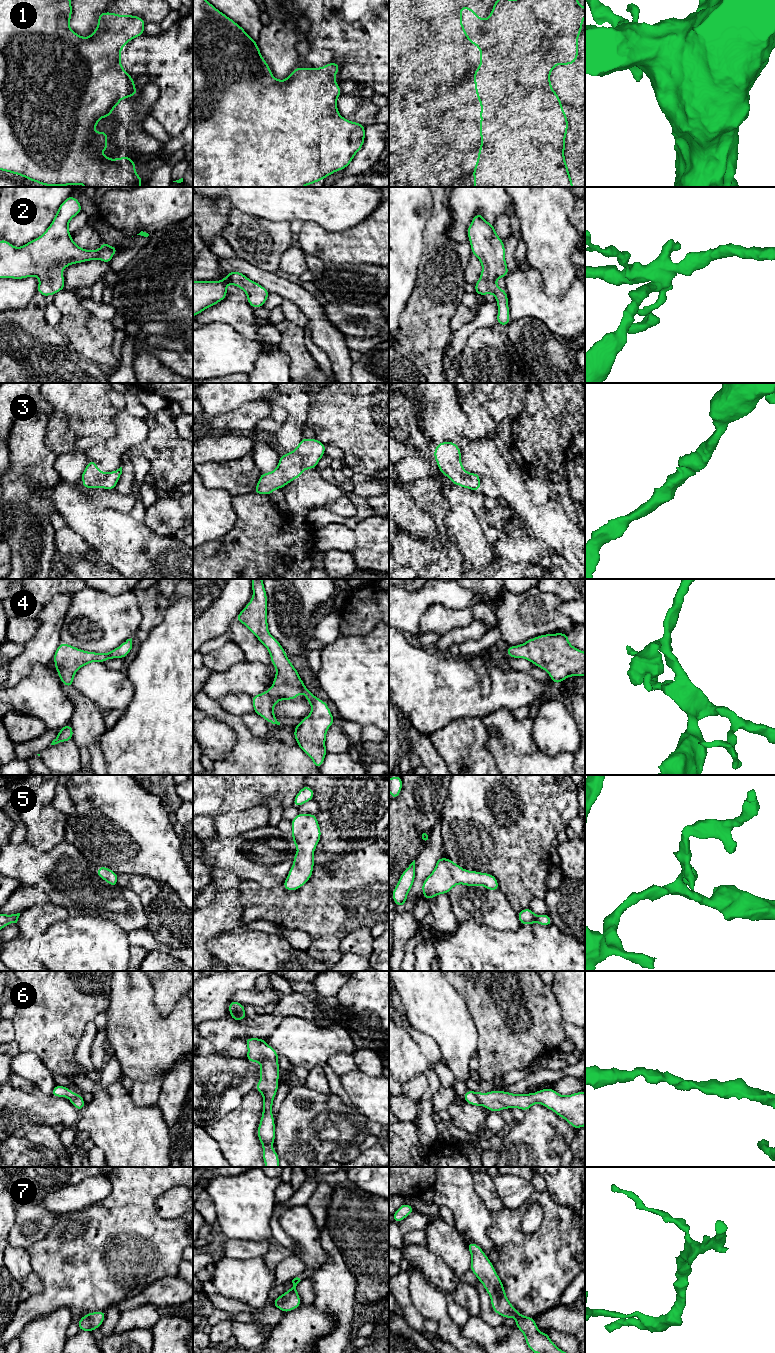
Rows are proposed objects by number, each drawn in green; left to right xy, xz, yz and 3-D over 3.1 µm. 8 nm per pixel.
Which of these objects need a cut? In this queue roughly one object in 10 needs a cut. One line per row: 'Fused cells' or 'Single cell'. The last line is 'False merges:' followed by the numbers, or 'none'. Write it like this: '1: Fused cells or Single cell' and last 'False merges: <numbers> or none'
1: Single cell
2: Single cell
3: Single cell
4: Single cell
5: Single cell
6: Single cell
7: Single cell
False merges: none

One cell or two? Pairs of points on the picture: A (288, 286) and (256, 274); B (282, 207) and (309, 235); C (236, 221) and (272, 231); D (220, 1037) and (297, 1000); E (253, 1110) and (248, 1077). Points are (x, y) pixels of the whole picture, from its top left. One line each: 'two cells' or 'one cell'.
A: one cell
B: two cells
C: one cell
D: one cell
E: two cells

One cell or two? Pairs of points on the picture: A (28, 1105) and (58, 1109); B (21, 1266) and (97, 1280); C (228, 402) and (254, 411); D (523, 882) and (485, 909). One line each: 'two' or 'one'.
A: one
B: two
C: two
D: two

